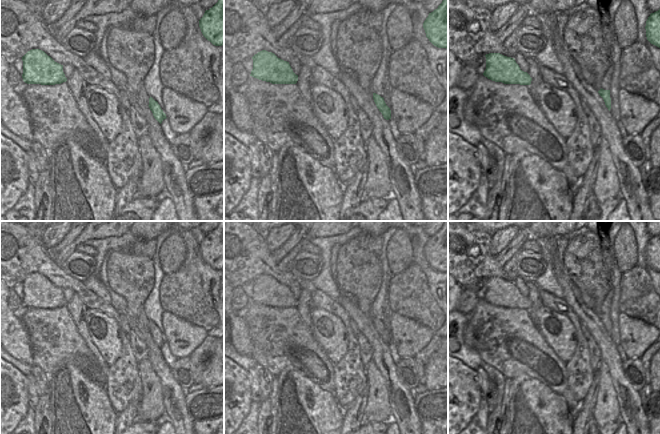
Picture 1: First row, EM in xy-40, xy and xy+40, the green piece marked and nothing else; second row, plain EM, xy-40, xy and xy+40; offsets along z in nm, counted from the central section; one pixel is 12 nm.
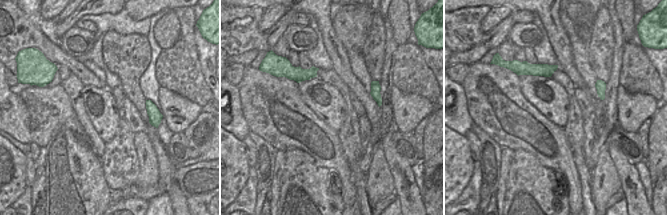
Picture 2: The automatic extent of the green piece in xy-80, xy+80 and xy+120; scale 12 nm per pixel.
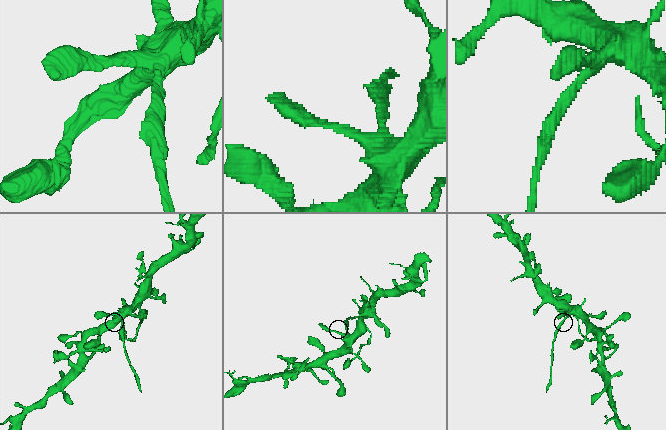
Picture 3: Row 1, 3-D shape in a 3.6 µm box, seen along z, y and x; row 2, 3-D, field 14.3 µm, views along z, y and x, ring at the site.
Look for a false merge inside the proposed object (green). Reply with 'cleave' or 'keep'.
cleave

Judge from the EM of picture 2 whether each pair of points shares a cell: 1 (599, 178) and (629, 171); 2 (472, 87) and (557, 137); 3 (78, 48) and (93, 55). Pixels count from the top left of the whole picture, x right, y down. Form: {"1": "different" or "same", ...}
{"1": "different", "2": "same", "3": "different"}

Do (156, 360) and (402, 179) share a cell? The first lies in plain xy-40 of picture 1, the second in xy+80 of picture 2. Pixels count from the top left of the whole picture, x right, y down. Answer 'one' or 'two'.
one

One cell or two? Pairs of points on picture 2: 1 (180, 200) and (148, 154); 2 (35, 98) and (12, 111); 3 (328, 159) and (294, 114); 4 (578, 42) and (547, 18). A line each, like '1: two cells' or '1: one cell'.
1: two cells
2: two cells
3: one cell
4: two cells

